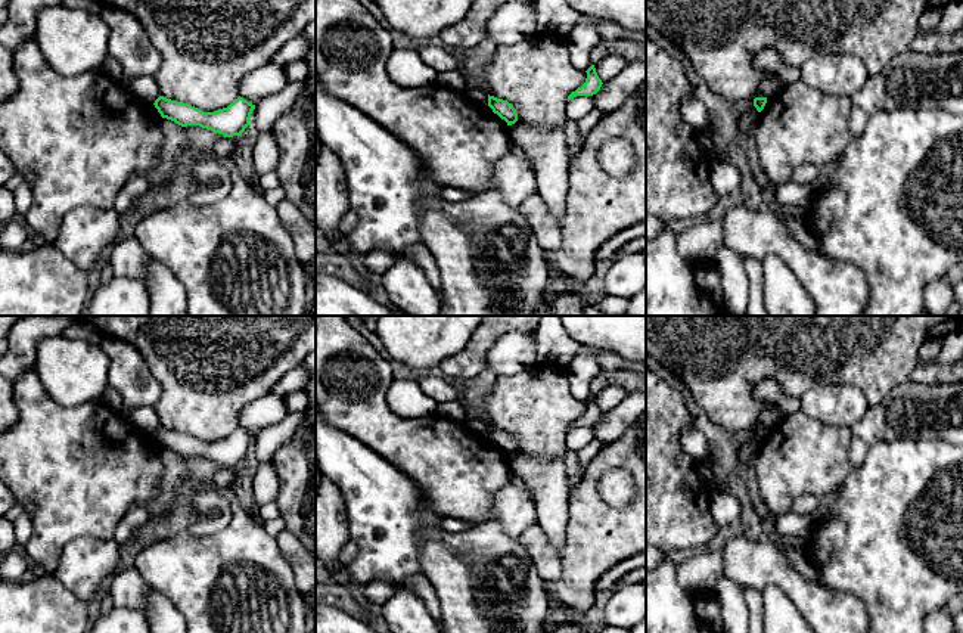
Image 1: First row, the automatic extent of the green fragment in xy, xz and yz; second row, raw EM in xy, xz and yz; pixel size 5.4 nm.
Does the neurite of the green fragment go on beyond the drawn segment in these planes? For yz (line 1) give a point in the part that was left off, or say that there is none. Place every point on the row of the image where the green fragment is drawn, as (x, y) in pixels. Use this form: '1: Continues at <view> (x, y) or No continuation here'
1: No continuation here

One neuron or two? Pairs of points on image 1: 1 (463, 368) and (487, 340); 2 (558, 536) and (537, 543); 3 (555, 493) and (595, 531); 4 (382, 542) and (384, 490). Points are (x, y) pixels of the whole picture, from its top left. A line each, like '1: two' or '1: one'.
1: one
2: two
3: two
4: one

